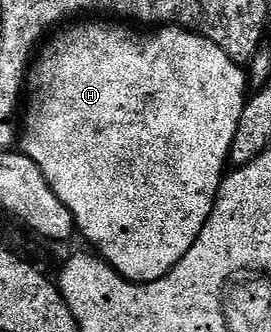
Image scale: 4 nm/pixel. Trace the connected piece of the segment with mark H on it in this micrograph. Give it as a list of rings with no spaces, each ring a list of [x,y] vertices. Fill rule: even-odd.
[[[117,22],[101,23],[105,24],[81,24],[78,28],[66,27],[61,30],[66,32],[58,31],[40,49],[31,68],[33,97],[29,100],[29,109],[26,112],[24,109],[23,112],[23,120],[25,116],[23,151],[35,162],[35,166],[39,166],[39,170],[43,170],[43,178],[47,178],[51,190],[59,194],[59,202],[63,202],[63,206],[71,210],[77,223],[77,232],[85,235],[86,242],[90,244],[86,245],[102,260],[106,260],[124,280],[130,280],[133,284],[150,284],[166,276],[185,257],[187,250],[195,246],[211,214],[213,203],[217,201],[217,191],[221,189],[221,181],[226,175],[229,164],[231,142],[235,138],[235,130],[239,130],[239,118],[245,109],[247,72],[242,65],[227,58],[227,54],[223,54],[223,50],[219,50],[215,42],[194,32],[188,32],[185,28],[161,26],[154,31],[157,32],[154,36],[145,37],[141,33],[144,31],[134,30]]]

